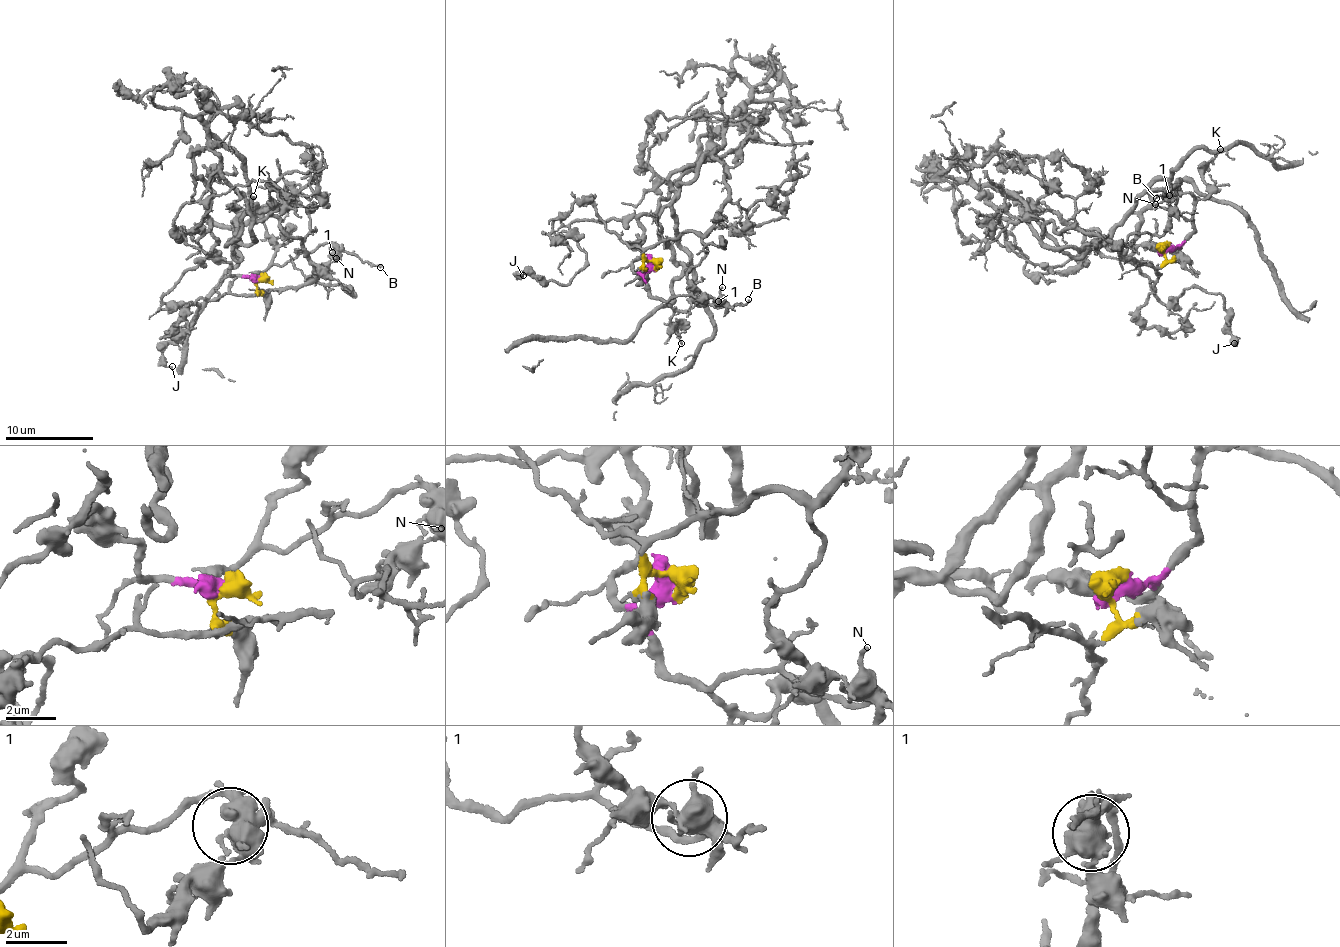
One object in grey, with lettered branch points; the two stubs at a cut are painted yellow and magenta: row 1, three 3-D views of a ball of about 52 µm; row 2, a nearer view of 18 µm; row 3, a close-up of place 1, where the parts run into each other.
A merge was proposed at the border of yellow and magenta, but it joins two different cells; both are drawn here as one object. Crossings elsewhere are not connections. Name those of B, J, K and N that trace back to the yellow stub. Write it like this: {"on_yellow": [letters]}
{"on_yellow": []}

